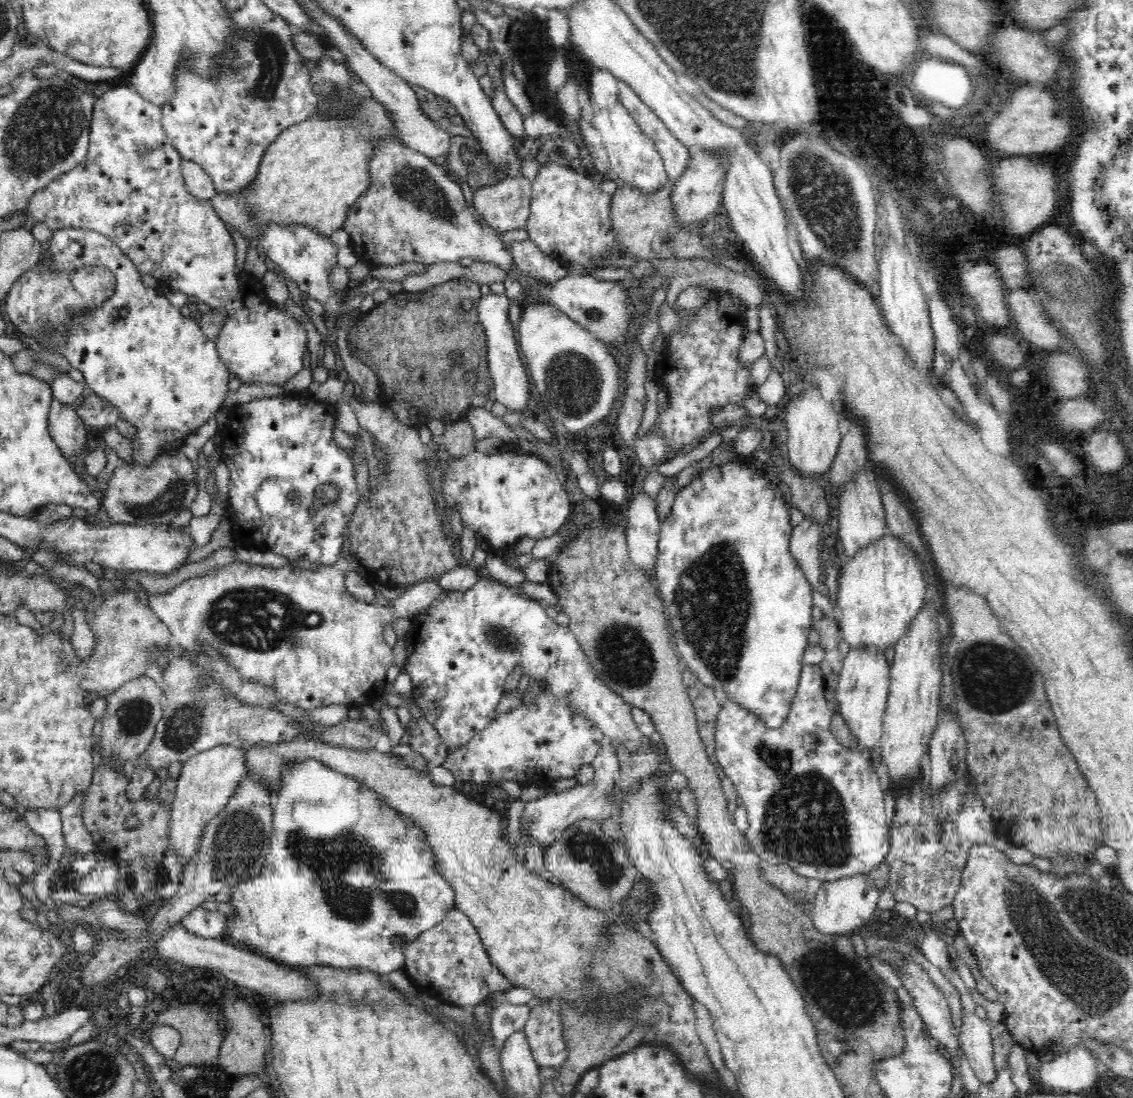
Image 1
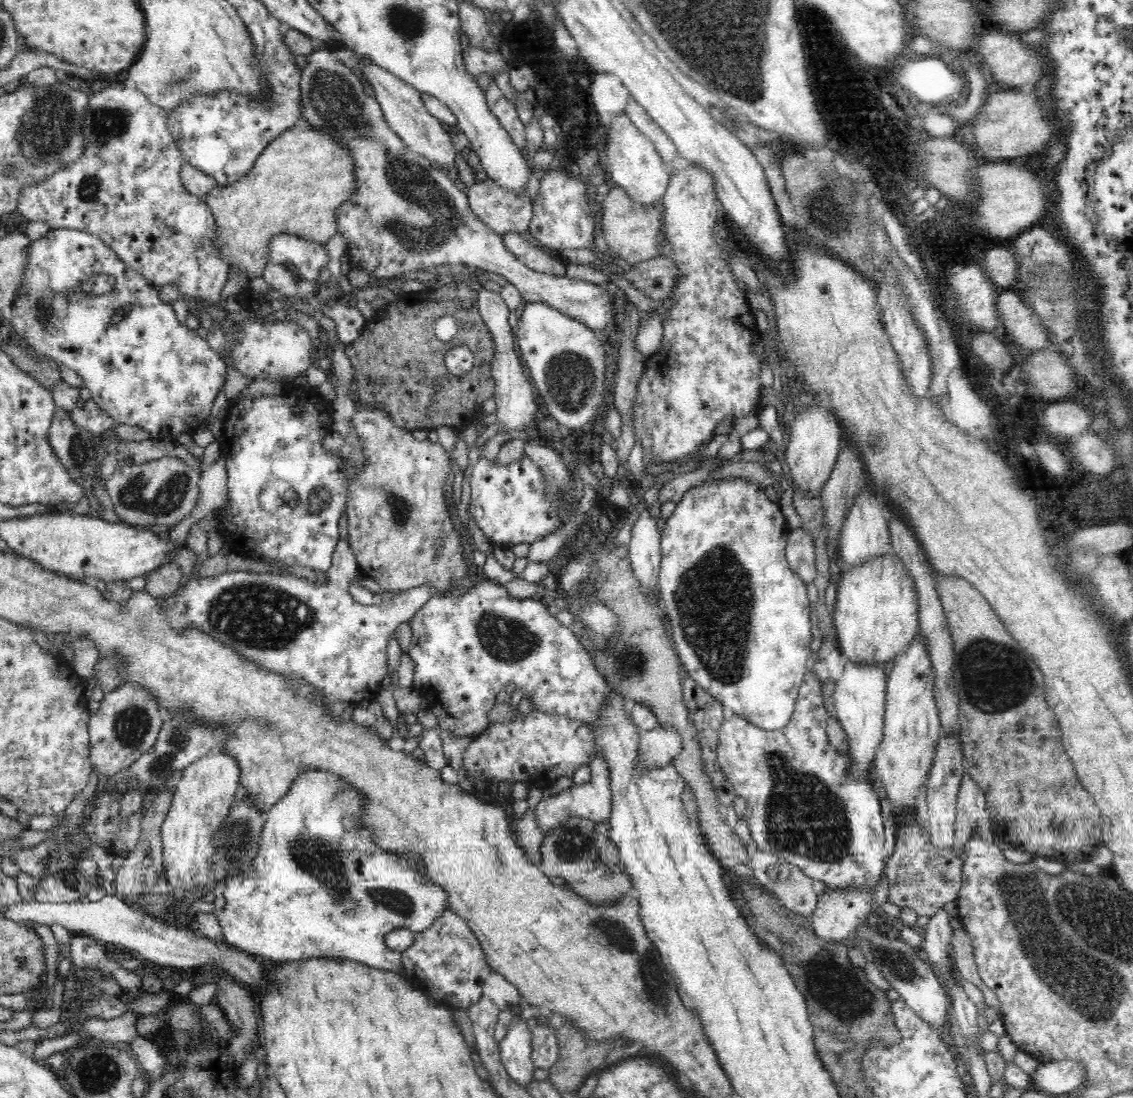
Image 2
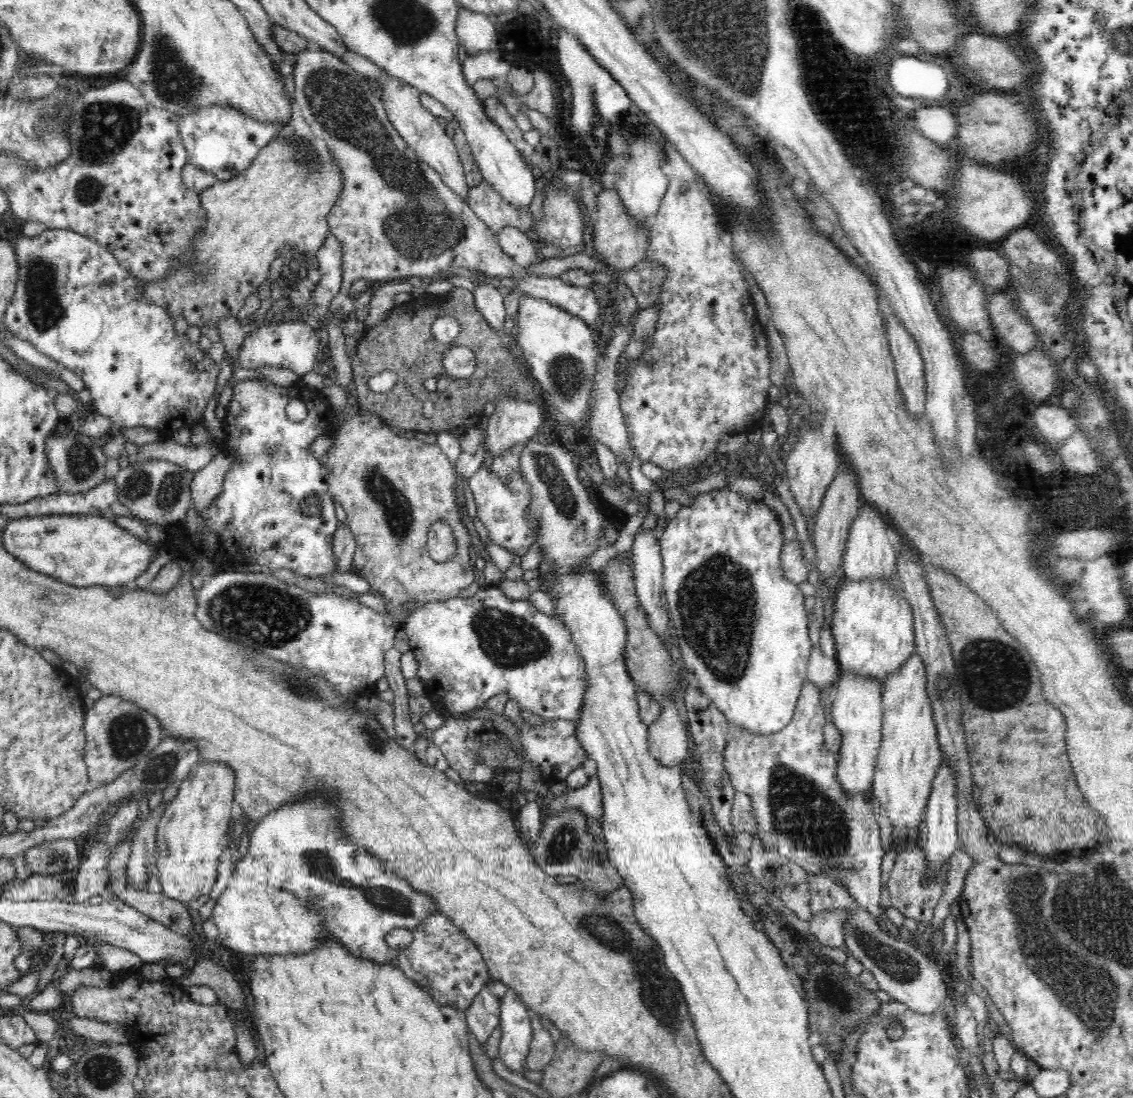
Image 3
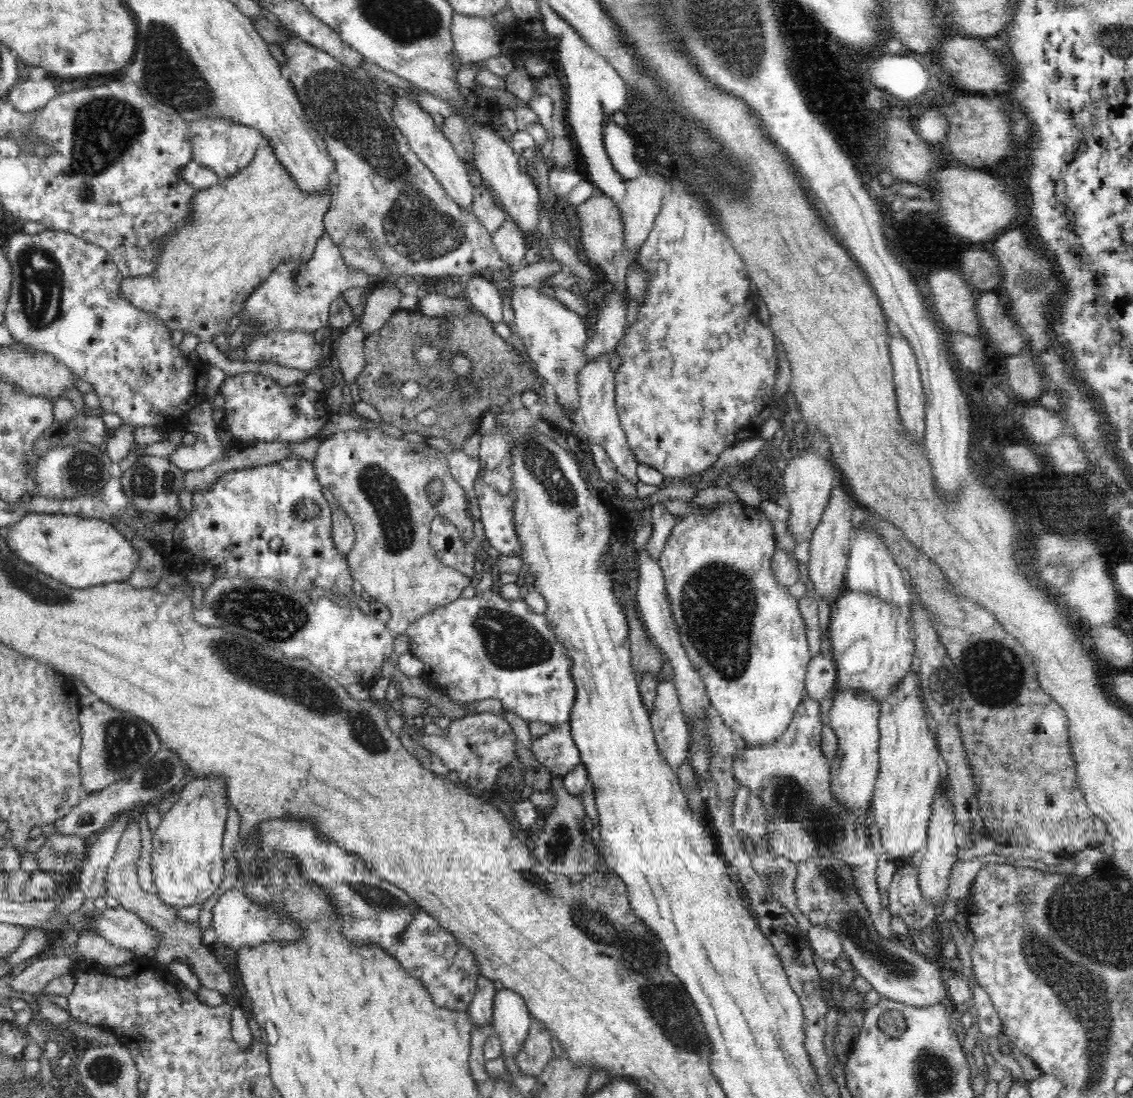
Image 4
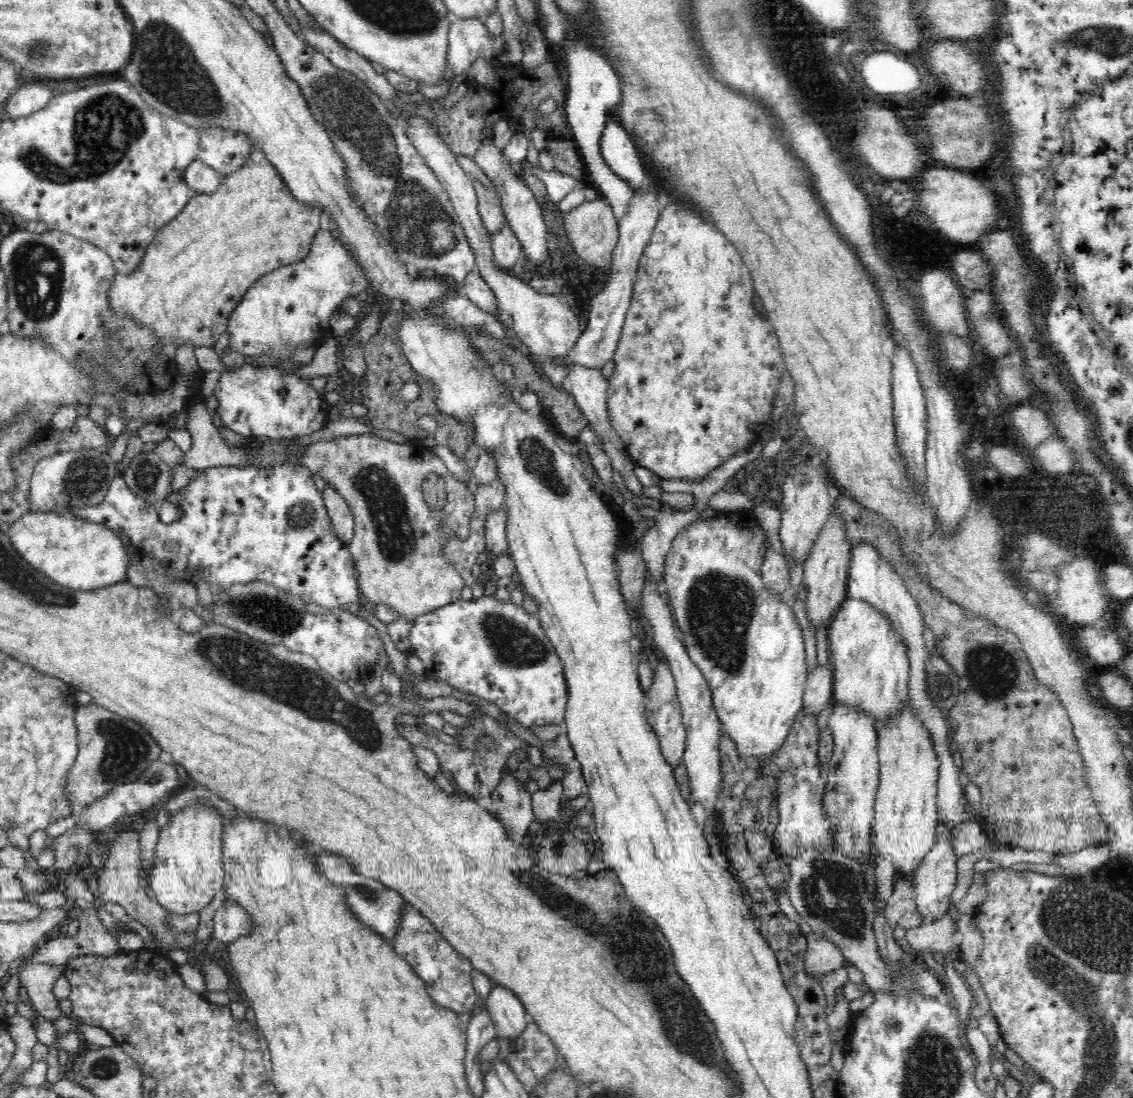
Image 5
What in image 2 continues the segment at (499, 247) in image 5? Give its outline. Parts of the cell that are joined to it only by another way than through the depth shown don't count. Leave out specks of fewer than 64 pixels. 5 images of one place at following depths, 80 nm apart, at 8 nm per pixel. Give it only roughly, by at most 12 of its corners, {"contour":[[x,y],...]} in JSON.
{"contour":[[518,232],[504,237],[506,248],[536,272],[566,276],[567,265],[524,240]]}

